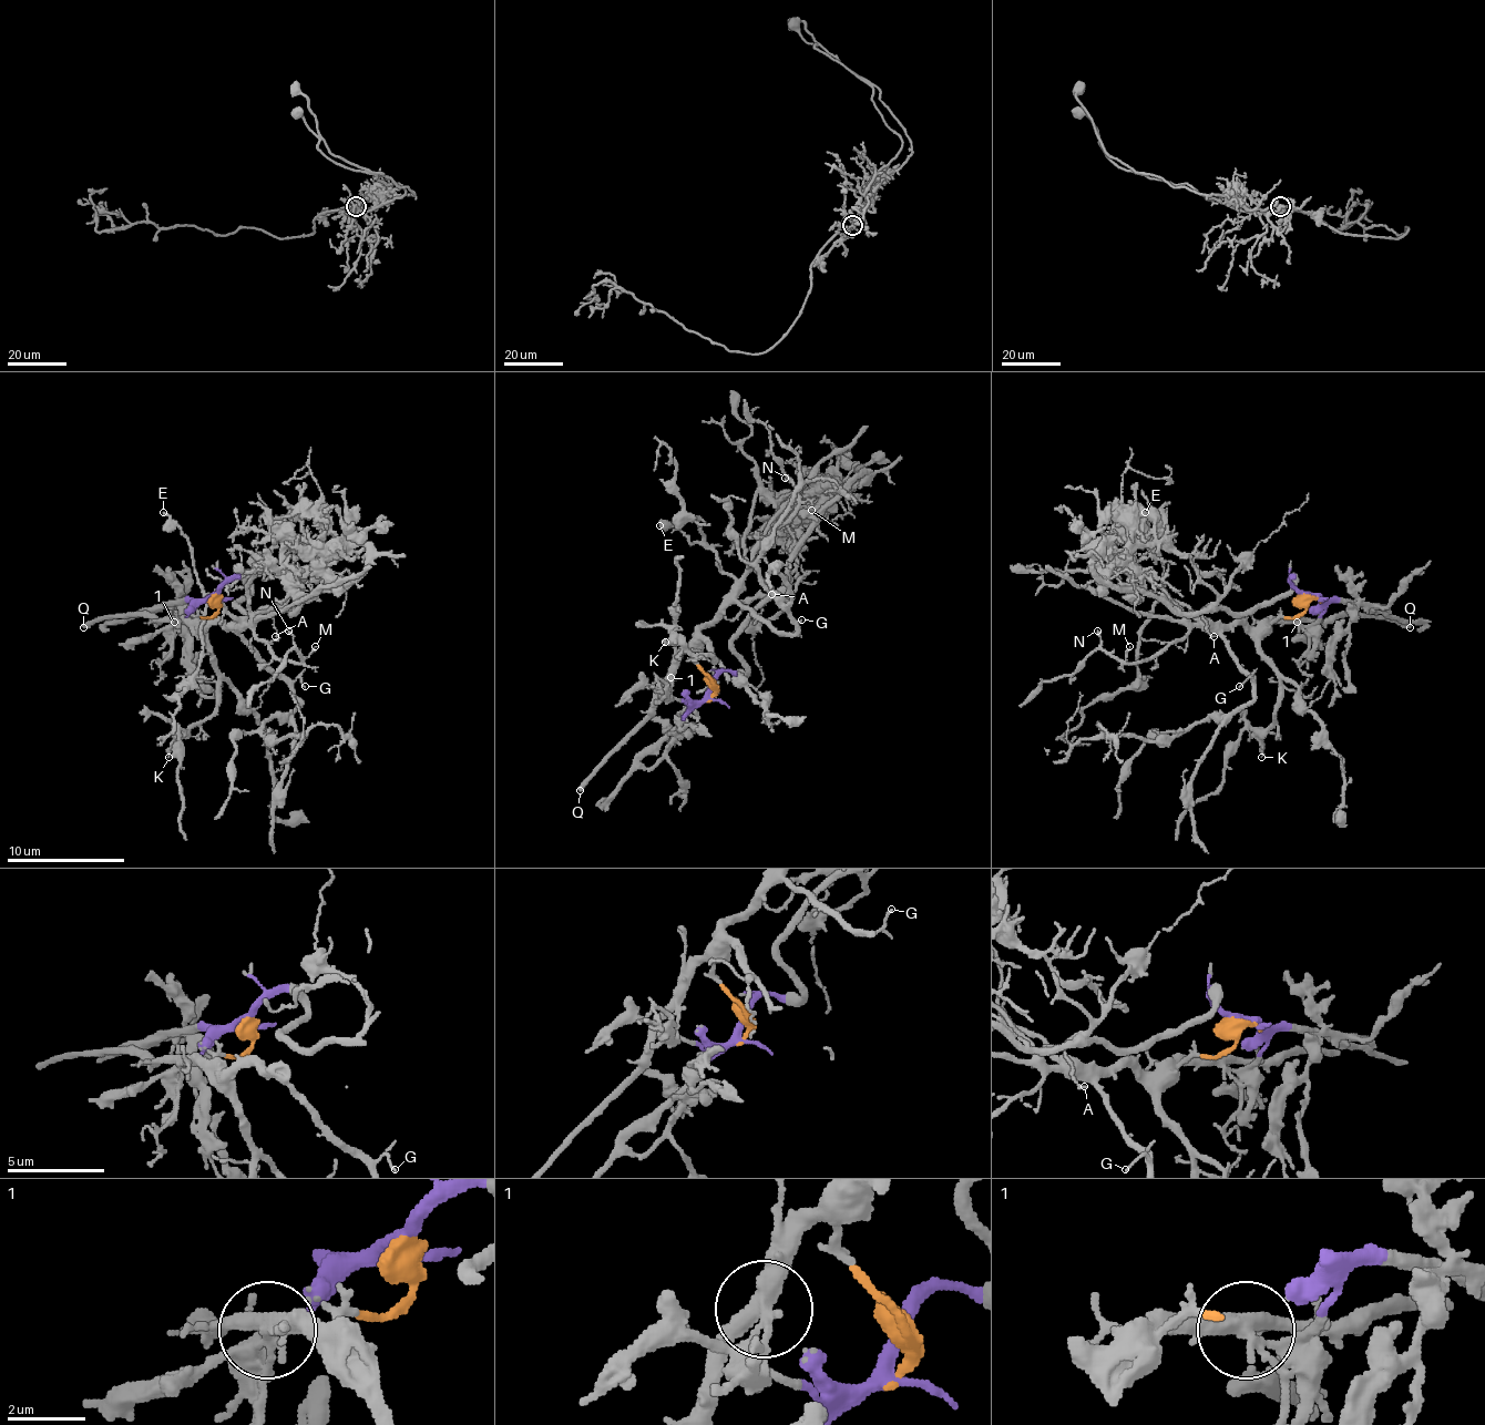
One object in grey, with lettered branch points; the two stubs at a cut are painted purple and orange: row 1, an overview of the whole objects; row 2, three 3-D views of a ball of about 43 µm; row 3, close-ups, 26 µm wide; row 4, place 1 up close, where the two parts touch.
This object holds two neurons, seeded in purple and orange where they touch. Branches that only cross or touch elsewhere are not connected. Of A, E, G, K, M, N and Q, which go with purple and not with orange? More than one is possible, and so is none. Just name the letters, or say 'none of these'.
none of these

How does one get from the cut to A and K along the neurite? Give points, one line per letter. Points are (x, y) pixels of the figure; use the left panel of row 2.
A: (215, 598), (218, 611), (197, 619), (204, 628), (218, 622), (245, 625), (265, 613), (277, 631), (274, 637)
K: (215, 598), (218, 611), (197, 619), (197, 634), (206, 643), (218, 675), (215, 707), (169, 758)

